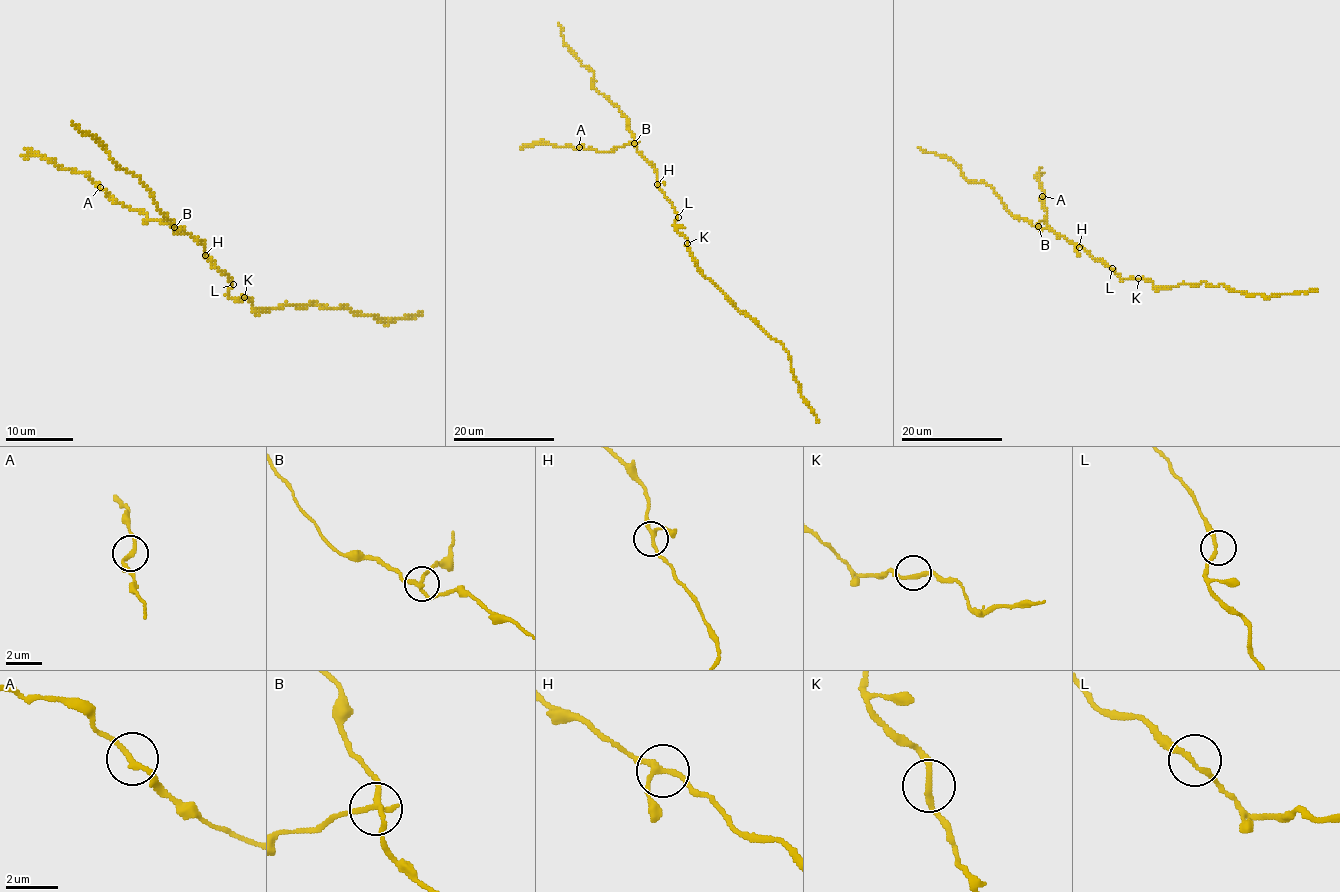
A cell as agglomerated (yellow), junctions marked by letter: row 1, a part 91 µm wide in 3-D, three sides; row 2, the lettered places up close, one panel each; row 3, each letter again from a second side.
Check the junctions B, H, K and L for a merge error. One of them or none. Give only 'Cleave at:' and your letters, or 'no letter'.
Cleave at: B

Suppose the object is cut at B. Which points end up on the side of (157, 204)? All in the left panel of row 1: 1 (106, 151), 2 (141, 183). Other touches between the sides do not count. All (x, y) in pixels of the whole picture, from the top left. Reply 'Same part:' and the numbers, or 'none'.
Same part: 1, 2

